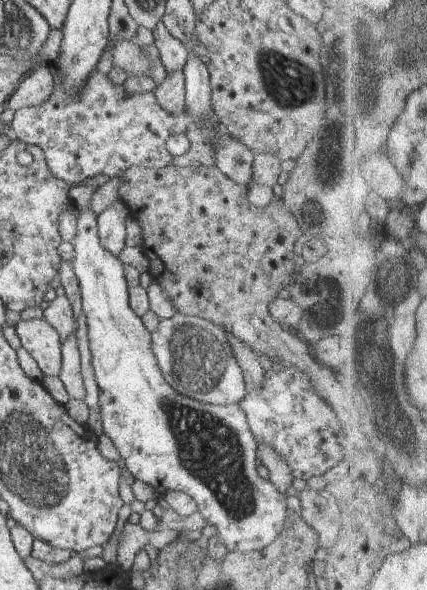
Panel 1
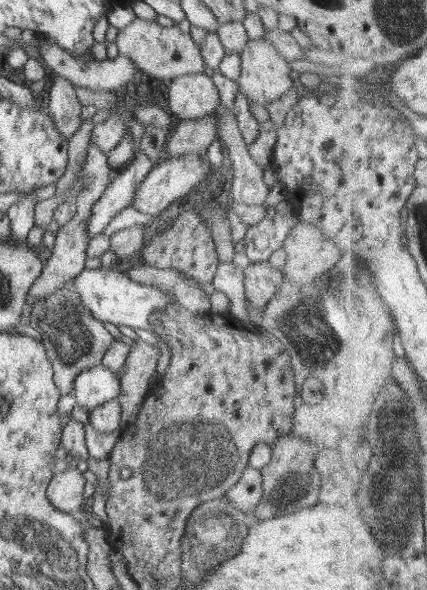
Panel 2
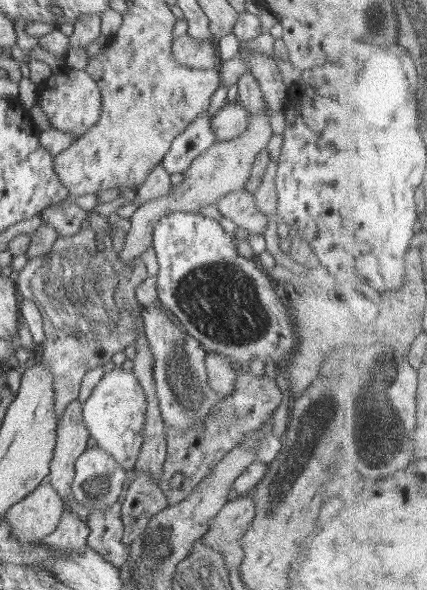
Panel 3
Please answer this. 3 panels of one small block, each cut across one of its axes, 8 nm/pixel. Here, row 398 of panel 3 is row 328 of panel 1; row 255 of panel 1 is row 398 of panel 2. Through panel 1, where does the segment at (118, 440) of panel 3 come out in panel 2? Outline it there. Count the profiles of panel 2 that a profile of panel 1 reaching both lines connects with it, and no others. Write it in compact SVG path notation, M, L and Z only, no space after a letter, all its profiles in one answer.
M101 364L83 369L73 379L72 394L75 397L75 404L89 413L95 406L118 397L121 389L119 383L115 372Z

